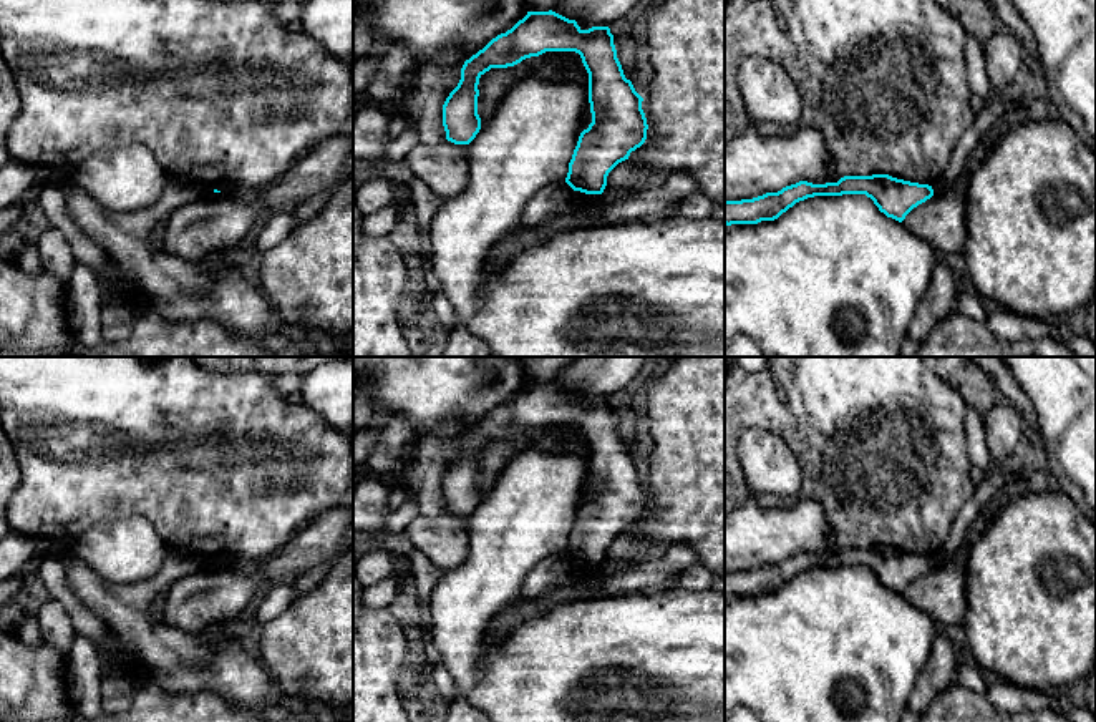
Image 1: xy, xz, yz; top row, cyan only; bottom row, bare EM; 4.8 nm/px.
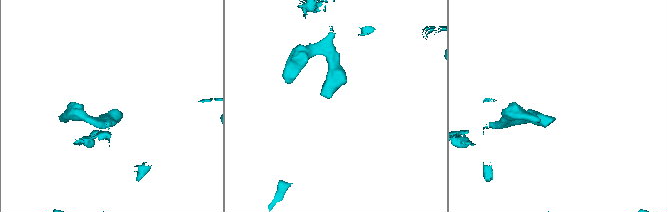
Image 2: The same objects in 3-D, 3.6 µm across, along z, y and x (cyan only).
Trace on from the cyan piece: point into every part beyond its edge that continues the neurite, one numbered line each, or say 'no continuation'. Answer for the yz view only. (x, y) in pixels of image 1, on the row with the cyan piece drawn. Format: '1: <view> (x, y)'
no continuation

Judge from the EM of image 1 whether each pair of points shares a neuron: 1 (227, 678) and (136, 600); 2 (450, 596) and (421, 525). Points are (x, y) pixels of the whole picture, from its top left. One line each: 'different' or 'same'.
1: same
2: different

